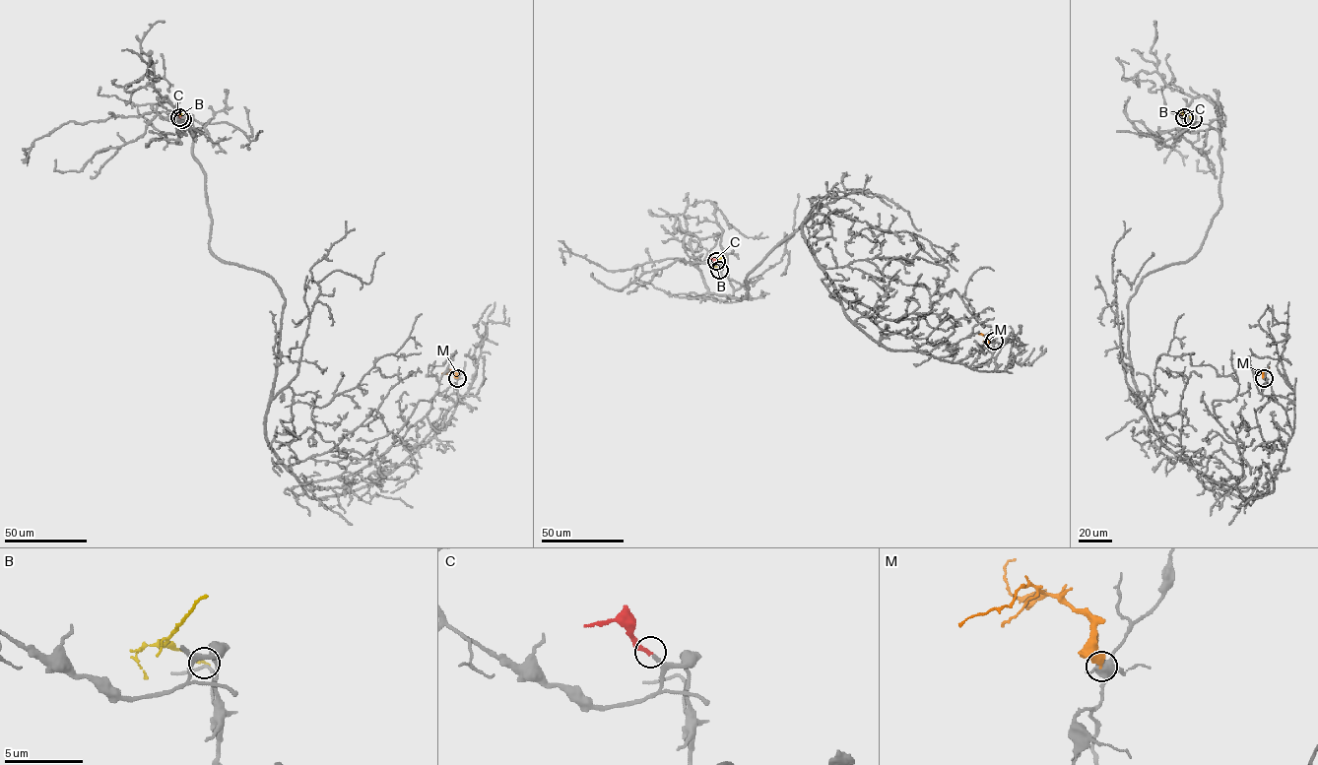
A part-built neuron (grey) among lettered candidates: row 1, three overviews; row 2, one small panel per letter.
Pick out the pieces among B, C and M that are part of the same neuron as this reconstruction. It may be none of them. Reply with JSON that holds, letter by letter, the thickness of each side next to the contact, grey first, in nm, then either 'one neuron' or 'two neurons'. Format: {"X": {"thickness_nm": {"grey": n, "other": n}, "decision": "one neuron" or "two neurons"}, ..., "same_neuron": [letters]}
{"B": {"thickness_nm": {"grey": 190, "other": 180}, "decision": "two neurons"}, "C": {"thickness_nm": {"grey": 220, "other": 200}, "decision": "one neuron"}, "M": {"thickness_nm": {"grey": 500, "other": 500}, "decision": "two neurons"}, "same_neuron": ["C"]}

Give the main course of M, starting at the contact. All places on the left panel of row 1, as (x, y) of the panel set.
M: (457, 378), (449, 369), (441, 374)

